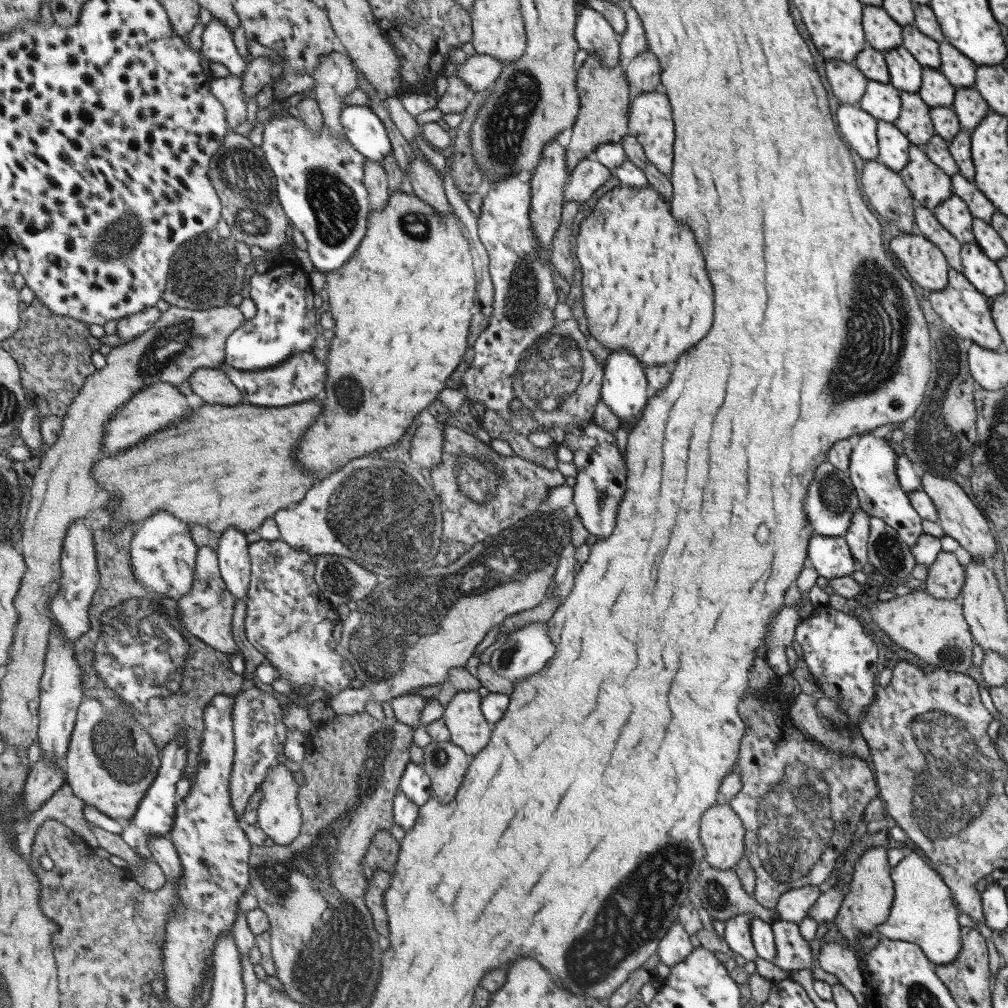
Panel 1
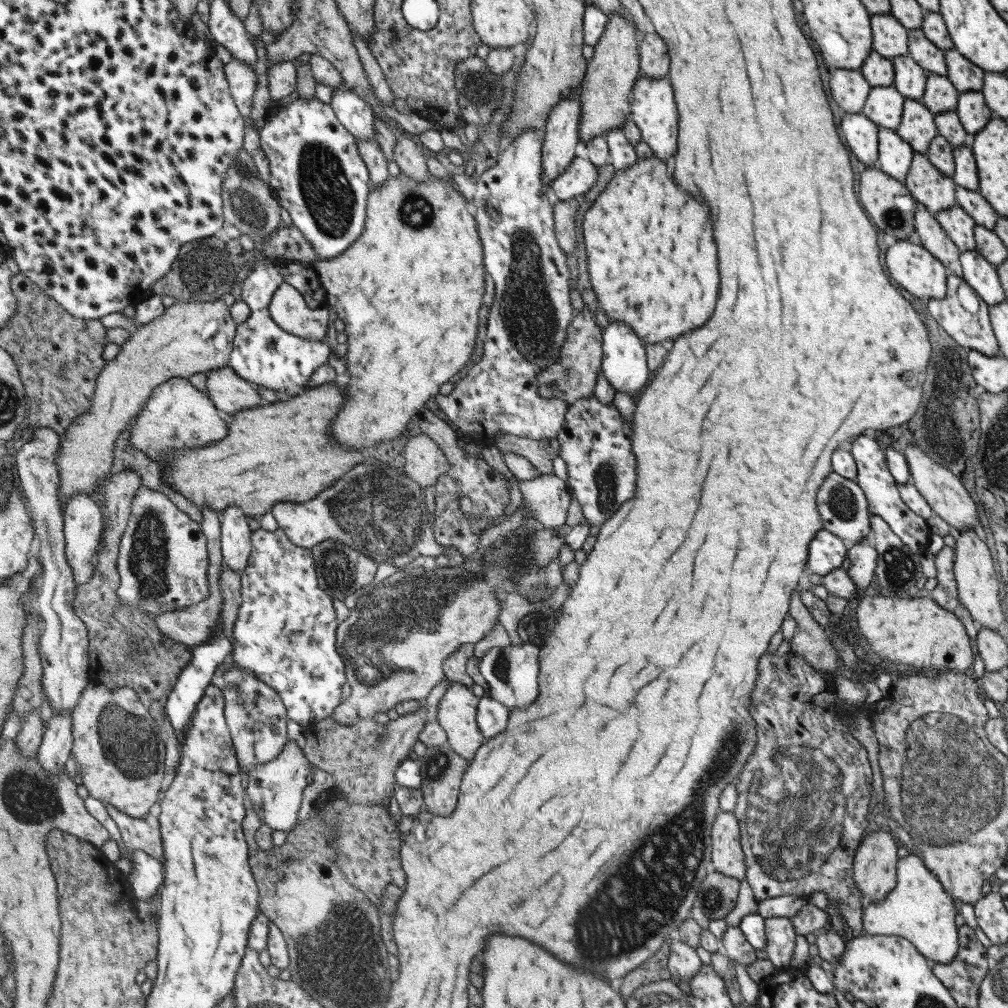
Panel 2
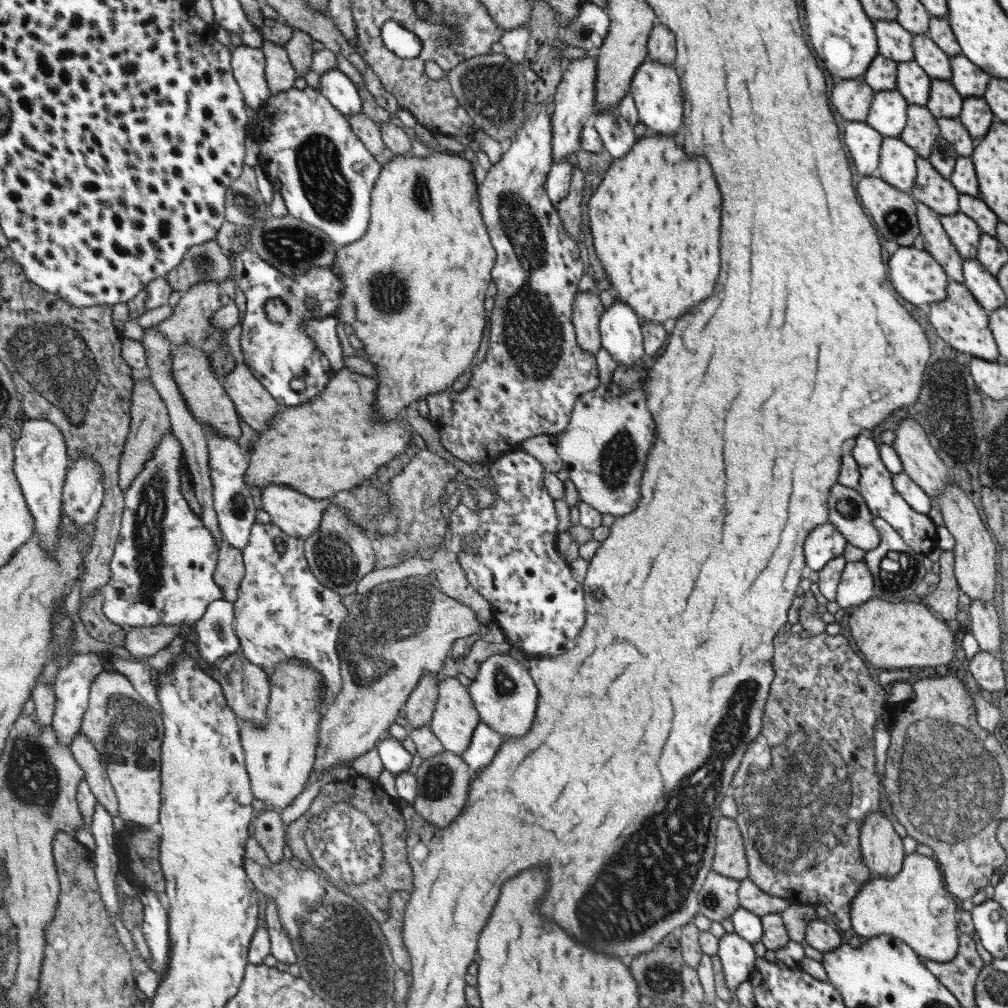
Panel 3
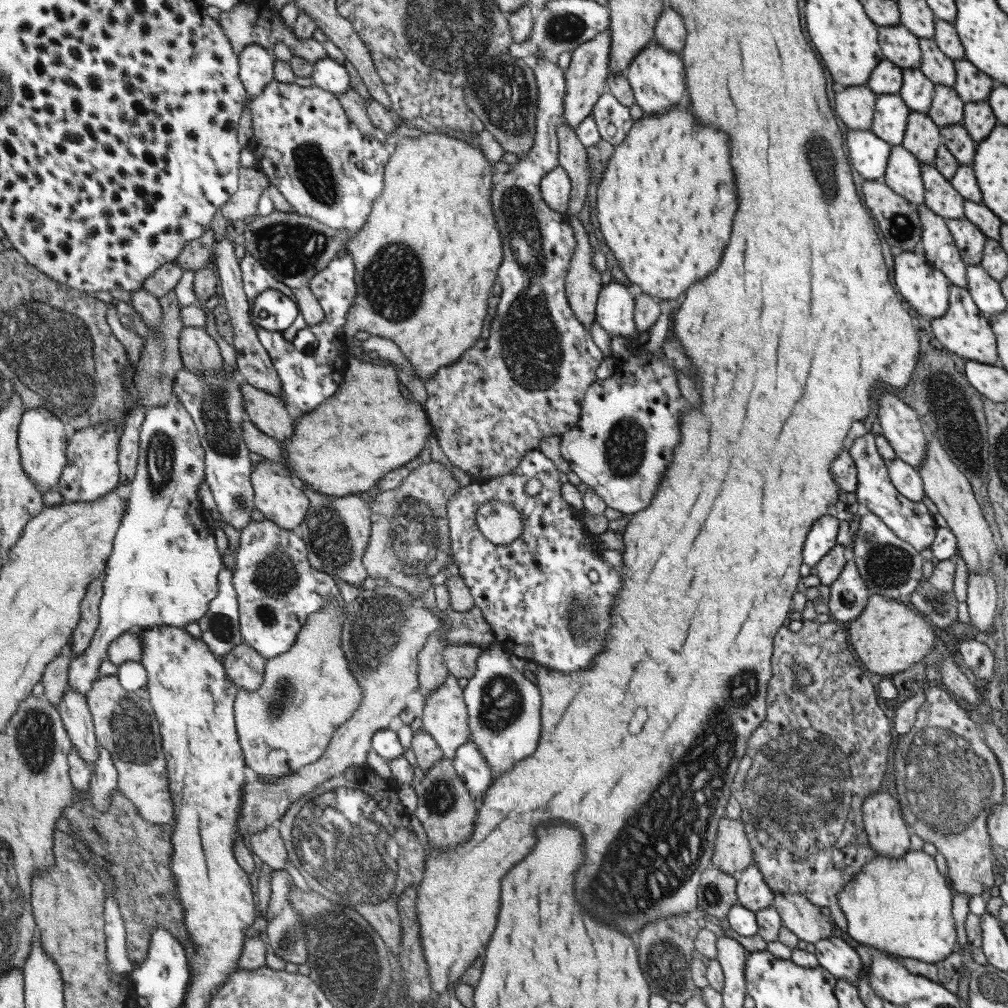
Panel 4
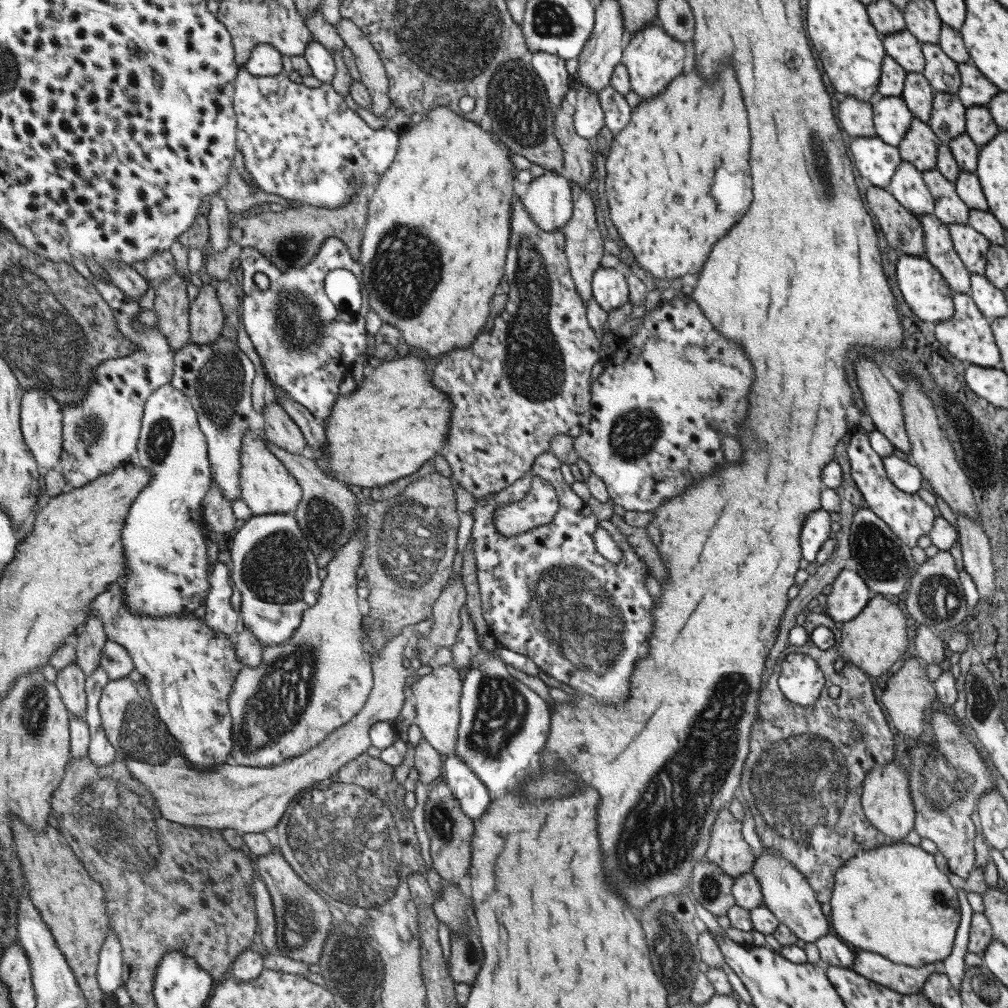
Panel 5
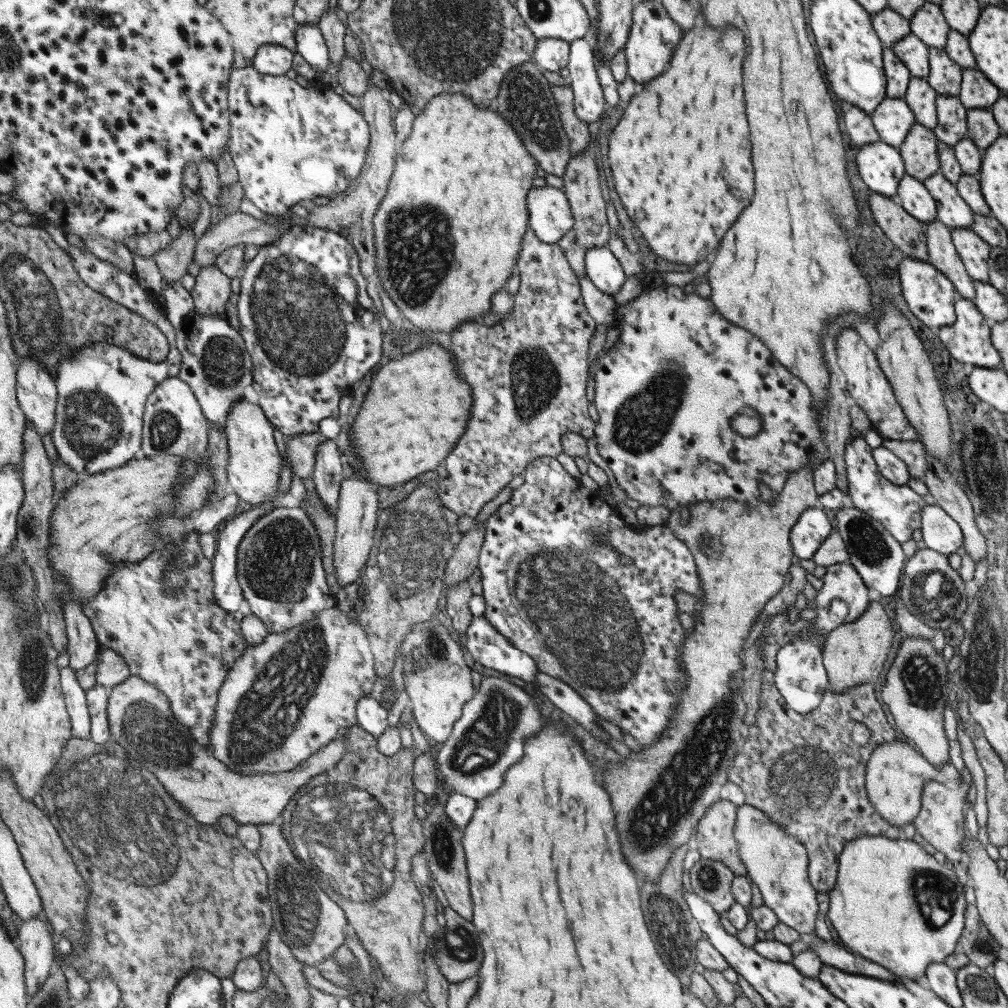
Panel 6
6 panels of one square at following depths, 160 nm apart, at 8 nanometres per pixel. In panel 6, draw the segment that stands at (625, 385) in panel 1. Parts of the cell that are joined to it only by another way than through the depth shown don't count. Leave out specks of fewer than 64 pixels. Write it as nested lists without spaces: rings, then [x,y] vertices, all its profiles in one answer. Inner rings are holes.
[[[606,245],[585,251],[584,274],[597,290],[613,295],[624,281],[624,272],[619,261]]]

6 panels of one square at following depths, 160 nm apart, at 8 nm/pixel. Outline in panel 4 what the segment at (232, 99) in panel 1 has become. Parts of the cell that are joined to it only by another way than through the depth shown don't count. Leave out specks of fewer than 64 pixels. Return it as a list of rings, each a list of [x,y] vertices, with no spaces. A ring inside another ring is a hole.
[[[253,44],[240,54],[240,77],[249,94],[259,96],[275,79],[275,59],[271,50]]]

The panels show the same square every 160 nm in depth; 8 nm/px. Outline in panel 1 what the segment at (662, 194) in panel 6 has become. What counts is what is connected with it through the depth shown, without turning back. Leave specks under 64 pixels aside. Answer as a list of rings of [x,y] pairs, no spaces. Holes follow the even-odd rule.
[[[649,183],[640,189],[620,185],[602,194],[597,199],[591,214],[580,222],[575,238],[575,256],[581,268],[580,284],[587,330],[597,342],[608,348],[610,353],[617,349],[627,349],[628,353],[631,353],[641,366],[665,365],[667,362],[675,361],[675,358],[685,348],[689,348],[691,344],[701,340],[705,336],[705,332],[709,330],[709,326],[712,324],[711,318],[713,318],[713,287],[711,286],[705,264],[703,264],[701,249],[695,242],[693,231],[686,224],[678,223],[673,218],[669,205],[667,206],[667,201]]]

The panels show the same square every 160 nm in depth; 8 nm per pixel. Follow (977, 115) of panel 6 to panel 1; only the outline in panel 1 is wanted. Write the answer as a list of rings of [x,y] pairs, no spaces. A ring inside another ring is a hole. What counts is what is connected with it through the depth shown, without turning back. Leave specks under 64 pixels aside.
[[[974,87],[957,88],[951,108],[958,118],[960,128],[969,131],[989,113],[987,103]]]

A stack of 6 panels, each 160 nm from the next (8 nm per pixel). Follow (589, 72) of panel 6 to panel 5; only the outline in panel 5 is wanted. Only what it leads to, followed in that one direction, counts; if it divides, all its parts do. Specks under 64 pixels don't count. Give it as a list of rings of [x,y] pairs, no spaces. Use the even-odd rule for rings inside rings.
[[[575,82],[575,104],[572,114],[574,131],[583,138],[593,141],[595,135],[603,128],[603,111],[600,107],[598,96],[585,85]]]

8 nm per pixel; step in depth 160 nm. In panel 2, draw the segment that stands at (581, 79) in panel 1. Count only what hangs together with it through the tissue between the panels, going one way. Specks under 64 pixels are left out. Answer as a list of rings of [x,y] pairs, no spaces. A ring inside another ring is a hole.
[[[611,13],[606,22],[603,35],[593,46],[591,61],[586,64],[584,77],[580,82],[580,121],[578,124],[578,137],[585,144],[591,137],[604,136],[611,129],[621,128],[623,121],[630,116],[630,100],[635,76],[639,74],[638,45],[640,38],[628,14],[622,17],[619,13]]]

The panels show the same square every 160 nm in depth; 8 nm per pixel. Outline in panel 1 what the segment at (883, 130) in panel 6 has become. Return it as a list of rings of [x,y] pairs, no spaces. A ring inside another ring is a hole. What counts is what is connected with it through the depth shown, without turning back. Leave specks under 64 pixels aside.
[[[868,80],[864,93],[857,103],[861,110],[877,120],[893,123],[900,113],[899,91],[889,83]]]

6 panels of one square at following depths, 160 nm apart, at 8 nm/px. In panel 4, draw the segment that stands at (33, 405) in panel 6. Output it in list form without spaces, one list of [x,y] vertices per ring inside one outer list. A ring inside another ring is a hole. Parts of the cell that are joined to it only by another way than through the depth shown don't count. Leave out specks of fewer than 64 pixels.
[[[27,408],[20,424],[20,452],[27,474],[33,478],[42,492],[49,488],[59,489],[60,478],[68,465],[70,441],[63,419],[57,418],[47,408]]]

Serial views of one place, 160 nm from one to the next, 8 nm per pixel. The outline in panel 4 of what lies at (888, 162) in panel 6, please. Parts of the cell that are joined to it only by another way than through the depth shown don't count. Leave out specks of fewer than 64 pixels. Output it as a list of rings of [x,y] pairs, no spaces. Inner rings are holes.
[[[848,130],[847,158],[864,179],[882,181],[890,146],[868,130]]]

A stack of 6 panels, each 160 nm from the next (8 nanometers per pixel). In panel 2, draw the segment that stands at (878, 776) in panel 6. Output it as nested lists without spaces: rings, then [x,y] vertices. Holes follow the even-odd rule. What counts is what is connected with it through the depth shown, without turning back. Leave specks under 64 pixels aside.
[[[877,829],[864,835],[855,849],[851,880],[853,880],[855,888],[857,888],[857,892],[861,894],[859,901],[862,904],[862,908],[883,900],[895,887],[896,863],[898,860],[896,852],[900,844],[893,839],[893,836],[893,833]]]

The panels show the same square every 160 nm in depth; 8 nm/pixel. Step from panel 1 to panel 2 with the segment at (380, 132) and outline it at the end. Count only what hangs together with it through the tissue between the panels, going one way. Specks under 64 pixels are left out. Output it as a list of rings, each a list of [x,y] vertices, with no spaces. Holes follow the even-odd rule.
[[[343,82],[334,87],[332,107],[349,134],[359,140],[373,139],[372,108]]]

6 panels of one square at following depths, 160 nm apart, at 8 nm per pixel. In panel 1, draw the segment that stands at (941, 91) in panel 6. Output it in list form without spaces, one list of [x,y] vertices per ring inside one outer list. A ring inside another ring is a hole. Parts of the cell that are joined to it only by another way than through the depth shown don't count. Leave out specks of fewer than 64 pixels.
[[[913,24],[901,28],[902,45],[911,56],[922,66],[932,69],[940,67],[938,43],[923,35]]]

